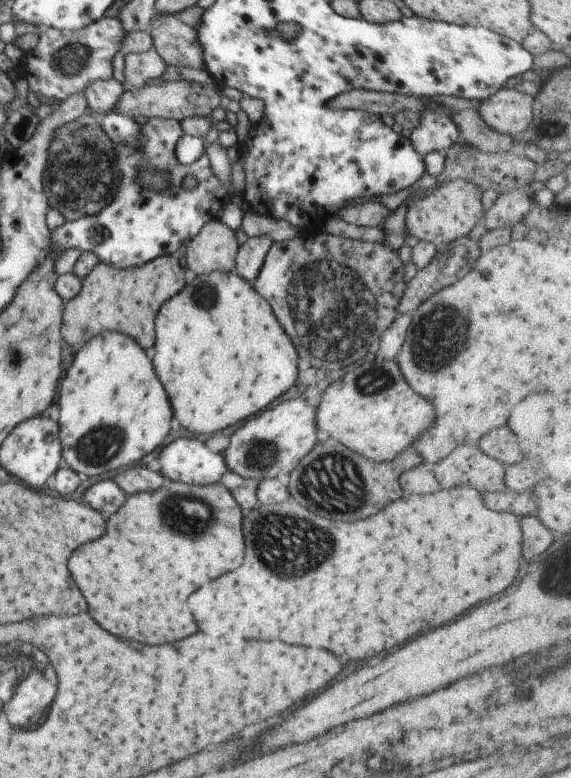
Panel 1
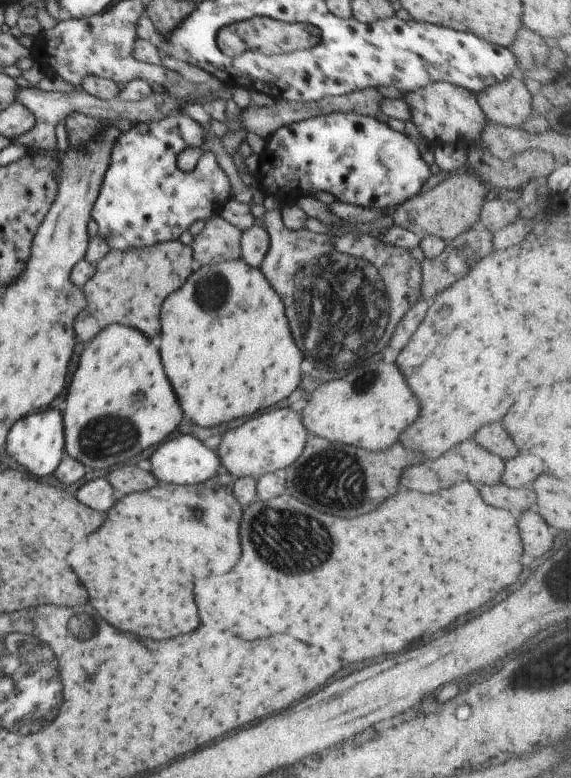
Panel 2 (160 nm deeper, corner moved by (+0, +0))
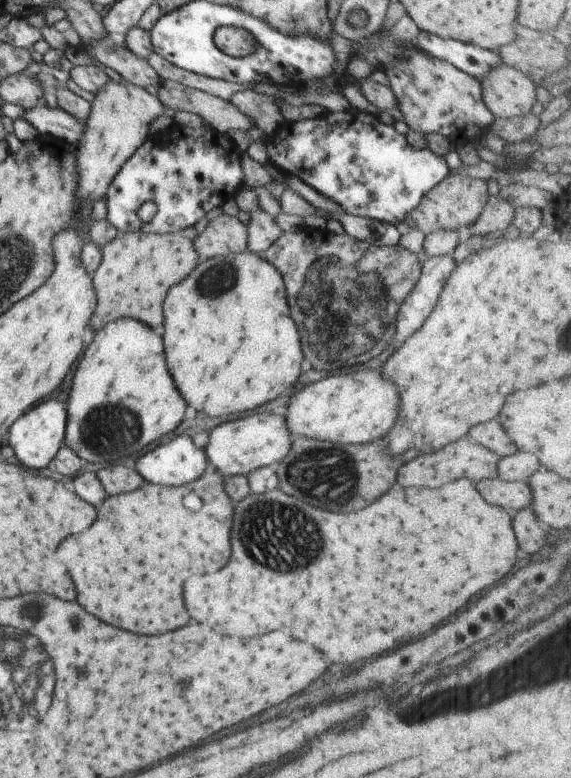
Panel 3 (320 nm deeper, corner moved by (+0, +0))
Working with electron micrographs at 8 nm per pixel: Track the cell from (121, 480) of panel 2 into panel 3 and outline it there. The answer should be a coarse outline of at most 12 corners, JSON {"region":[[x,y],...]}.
{"region":[[122,460],[95,473],[106,494],[140,488],[142,476]]}

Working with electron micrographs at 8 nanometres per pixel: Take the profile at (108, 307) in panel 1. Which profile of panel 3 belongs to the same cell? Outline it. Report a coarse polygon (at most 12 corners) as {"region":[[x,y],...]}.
{"region":[[194,227],[102,247],[90,326],[152,328],[168,288],[201,261]]}

